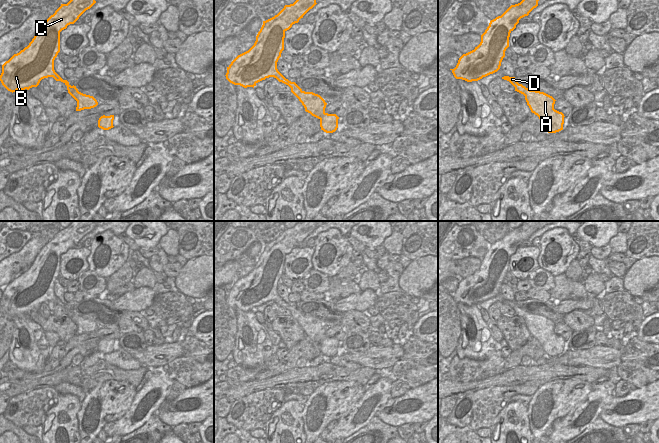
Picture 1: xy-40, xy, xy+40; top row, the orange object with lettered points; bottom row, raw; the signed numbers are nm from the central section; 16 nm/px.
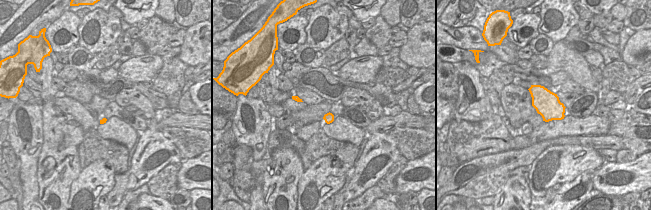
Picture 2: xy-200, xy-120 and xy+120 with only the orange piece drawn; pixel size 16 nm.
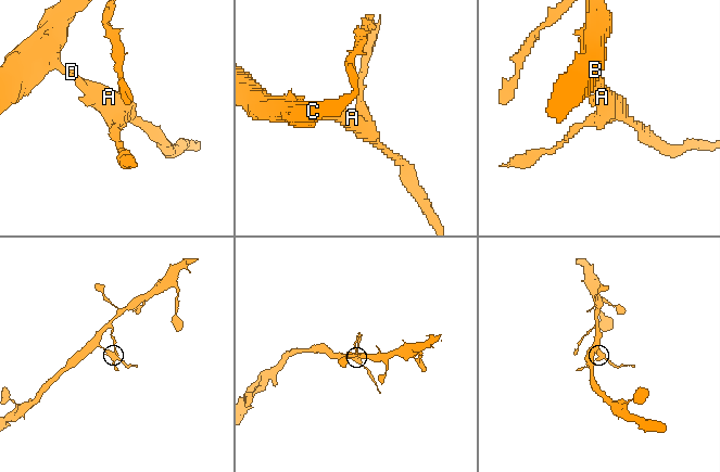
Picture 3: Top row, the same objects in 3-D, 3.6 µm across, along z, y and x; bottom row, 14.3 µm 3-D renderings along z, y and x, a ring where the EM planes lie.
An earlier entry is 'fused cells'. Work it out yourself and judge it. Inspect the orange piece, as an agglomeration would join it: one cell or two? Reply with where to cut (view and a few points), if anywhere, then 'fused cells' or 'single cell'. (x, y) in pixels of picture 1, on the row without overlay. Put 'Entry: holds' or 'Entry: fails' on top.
Entry: holds
cut xy (280, 297), (278, 304); fused cells

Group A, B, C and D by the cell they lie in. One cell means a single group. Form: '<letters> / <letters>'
A D / B C

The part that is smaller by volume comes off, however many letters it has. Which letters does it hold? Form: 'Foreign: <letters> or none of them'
Foreign: A, D

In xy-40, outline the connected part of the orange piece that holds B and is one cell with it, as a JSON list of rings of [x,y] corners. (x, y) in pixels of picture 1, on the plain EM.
[[[72,221],[67,228],[61,228],[40,250],[29,269],[2,289],[2,309],[13,317],[37,311],[44,302],[55,302],[54,284],[60,276],[60,256],[95,227],[94,221]]]

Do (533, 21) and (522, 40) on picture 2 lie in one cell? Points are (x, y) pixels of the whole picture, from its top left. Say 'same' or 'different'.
same

